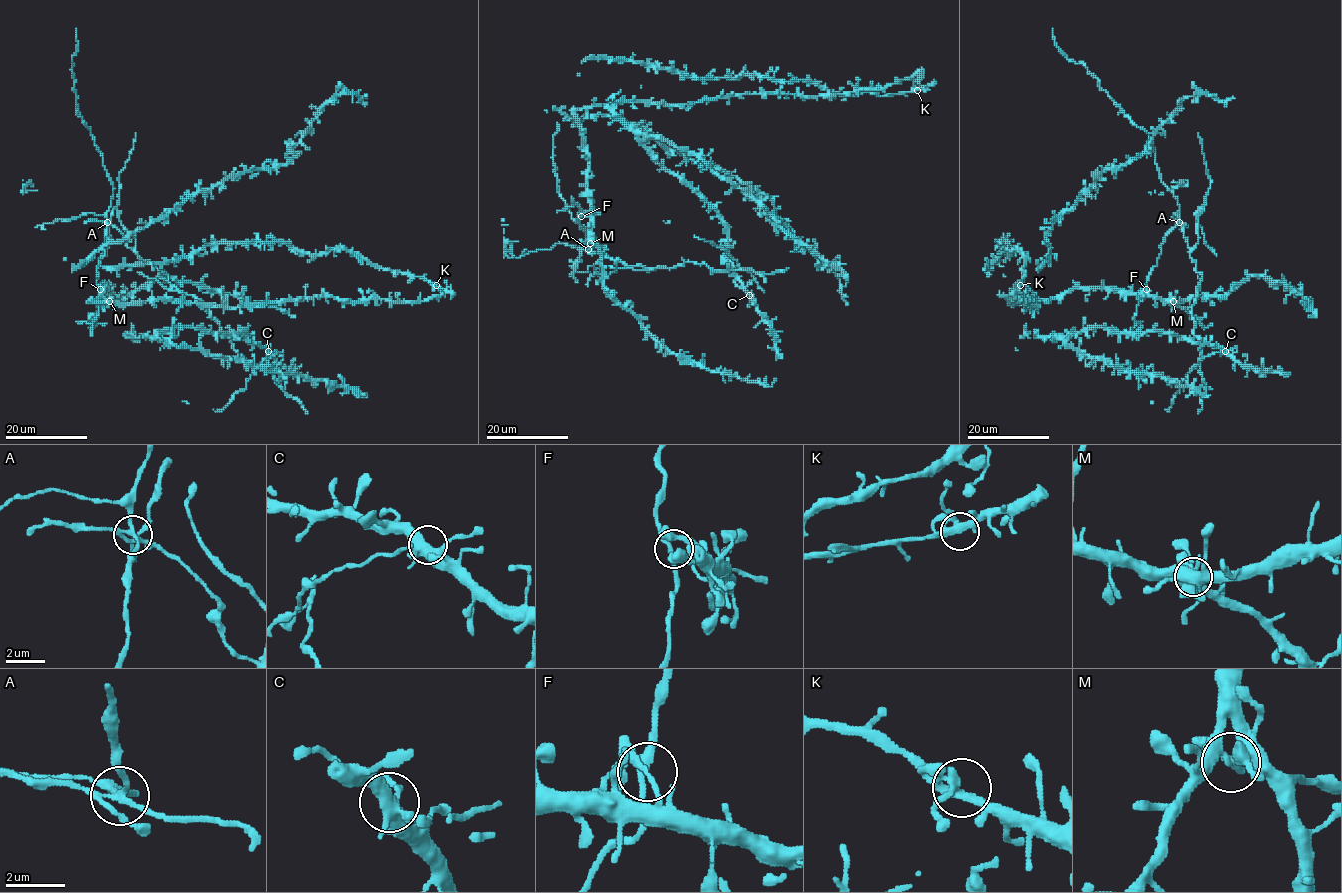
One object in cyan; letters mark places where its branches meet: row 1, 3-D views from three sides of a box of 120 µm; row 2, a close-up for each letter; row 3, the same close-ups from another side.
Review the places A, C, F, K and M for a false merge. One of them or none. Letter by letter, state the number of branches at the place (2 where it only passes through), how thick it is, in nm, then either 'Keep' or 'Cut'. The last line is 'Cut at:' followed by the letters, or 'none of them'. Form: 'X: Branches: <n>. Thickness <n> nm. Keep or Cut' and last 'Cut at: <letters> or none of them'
A: Branches: 5. Thickness 220 nm. Cut
C: Branches: 5. Thickness 460 nm. Keep
F: Branches: 4. Thickness 240 nm. Keep
K: Branches: 4. Thickness 320 nm. Keep
M: Branches: 5. Thickness 300 nm. Keep
Cut at: A

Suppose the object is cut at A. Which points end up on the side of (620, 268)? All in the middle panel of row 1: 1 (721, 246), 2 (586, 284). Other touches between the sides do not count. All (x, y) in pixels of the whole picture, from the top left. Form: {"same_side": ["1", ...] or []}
{"same_side": ["2"]}

